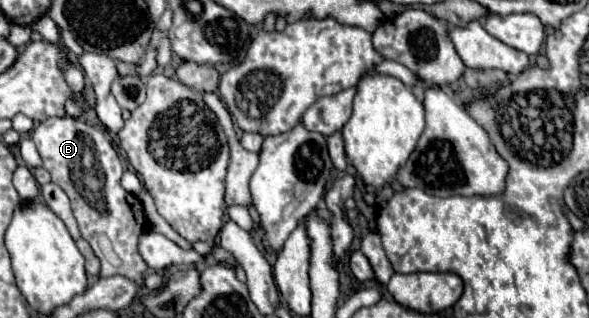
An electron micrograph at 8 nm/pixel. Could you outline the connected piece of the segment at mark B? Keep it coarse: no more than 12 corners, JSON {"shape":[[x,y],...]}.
{"shape":[[49,117],[31,133],[101,277],[145,285],[145,207],[107,131]]}

